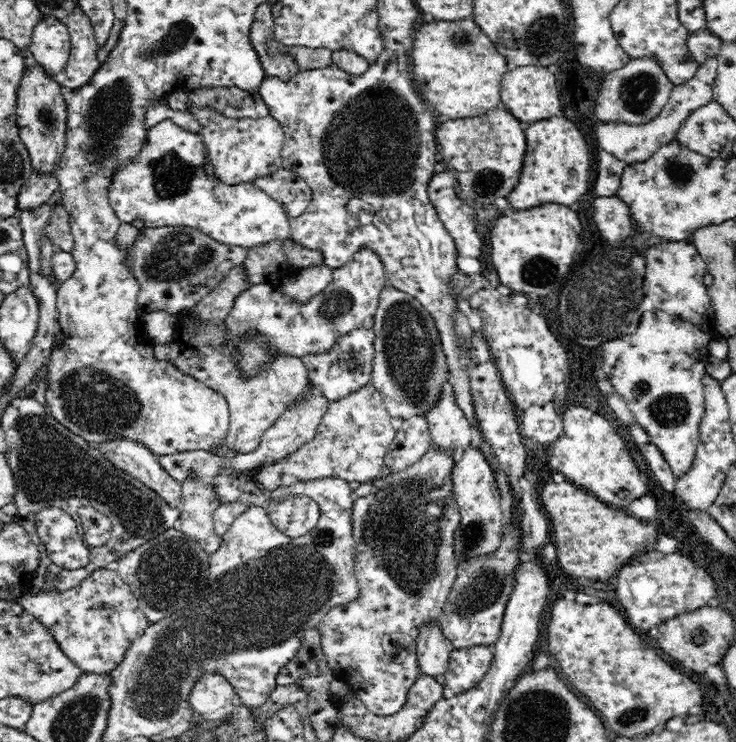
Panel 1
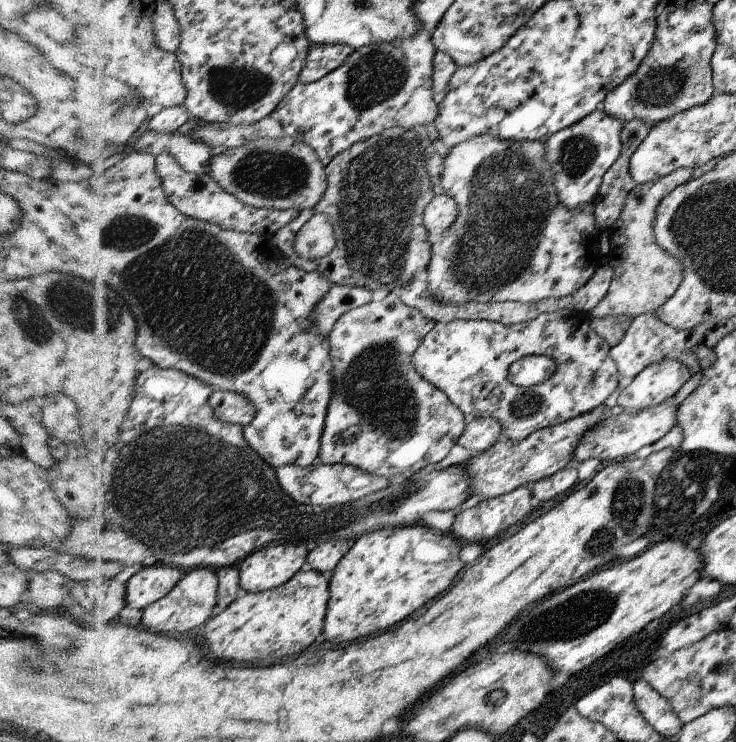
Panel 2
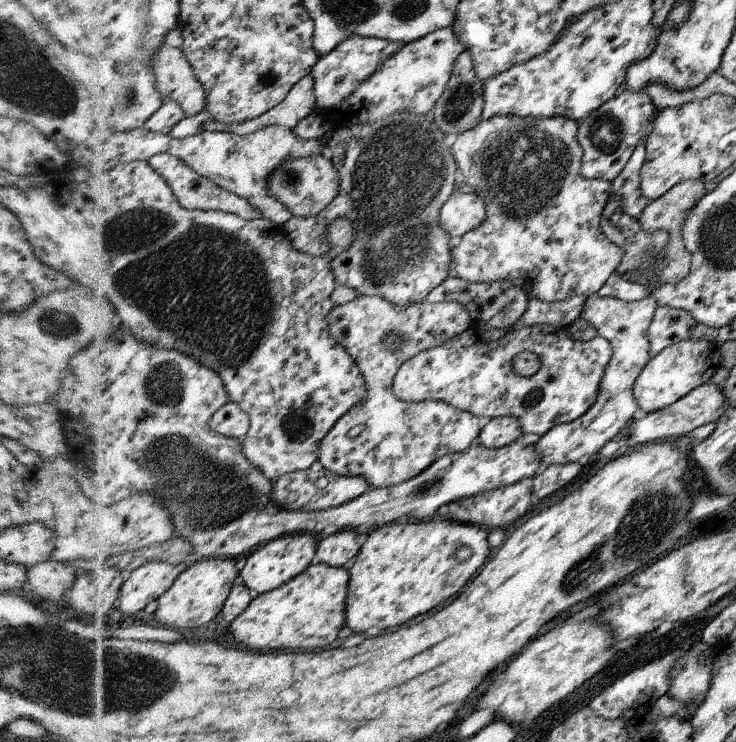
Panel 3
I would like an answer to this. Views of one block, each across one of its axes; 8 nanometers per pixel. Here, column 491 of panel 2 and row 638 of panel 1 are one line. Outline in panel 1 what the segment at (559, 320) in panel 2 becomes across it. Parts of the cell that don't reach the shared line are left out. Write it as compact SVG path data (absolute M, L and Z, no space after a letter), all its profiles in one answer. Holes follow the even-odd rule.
M432 446L424 456L420 457L414 464L407 465L404 469L391 472L387 476L379 476L372 480L371 491L367 496L356 497L353 504L353 537L356 541L355 549L355 576L358 580L360 596L350 604L333 607L317 624L321 634L321 647L326 655L328 666L332 669L336 681L348 685L355 692L360 702L366 705L368 711L378 716L388 716L398 712L405 703L408 691L416 682L419 673L419 663L416 660L416 643L420 627L430 621L442 620L444 606L457 578L457 560L455 557L455 532L460 526L459 504L455 501L455 487L452 484L452 470L459 455L455 449L441 449Z

